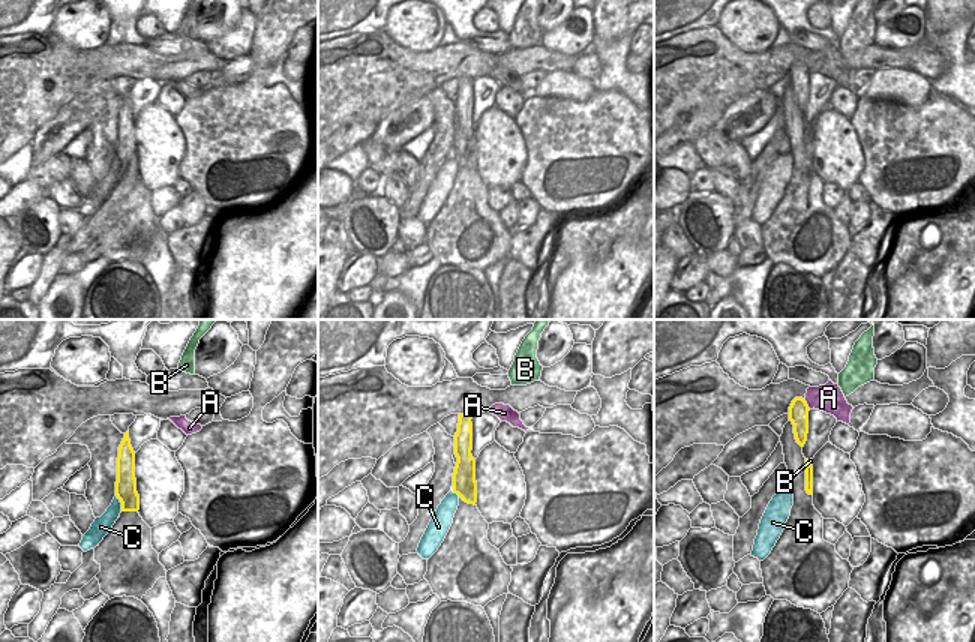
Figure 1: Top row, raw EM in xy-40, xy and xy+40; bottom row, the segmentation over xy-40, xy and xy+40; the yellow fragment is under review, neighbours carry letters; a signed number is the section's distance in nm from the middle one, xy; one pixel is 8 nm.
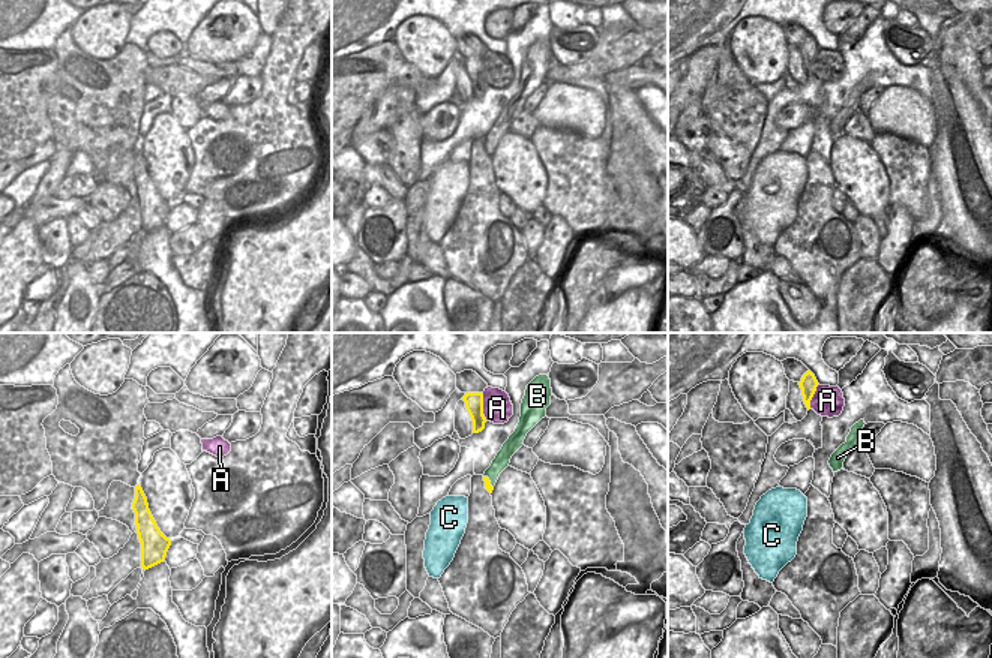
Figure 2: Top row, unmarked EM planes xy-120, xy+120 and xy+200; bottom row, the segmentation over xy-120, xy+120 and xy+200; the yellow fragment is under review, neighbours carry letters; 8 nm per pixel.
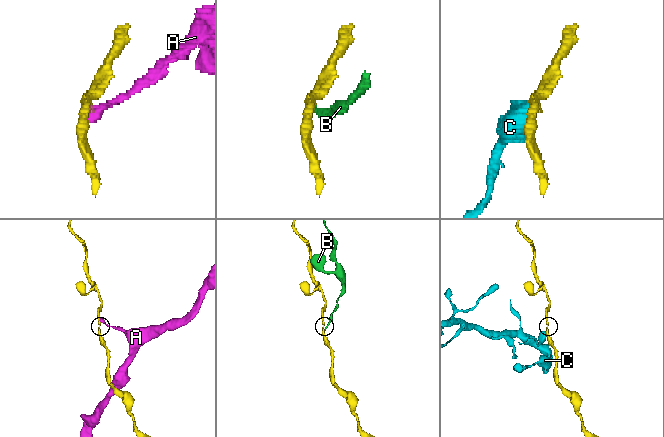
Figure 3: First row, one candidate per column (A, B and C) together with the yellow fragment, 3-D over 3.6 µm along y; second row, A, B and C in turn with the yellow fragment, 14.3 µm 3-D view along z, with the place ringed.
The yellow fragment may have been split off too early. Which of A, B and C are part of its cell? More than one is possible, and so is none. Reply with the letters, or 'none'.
none.

